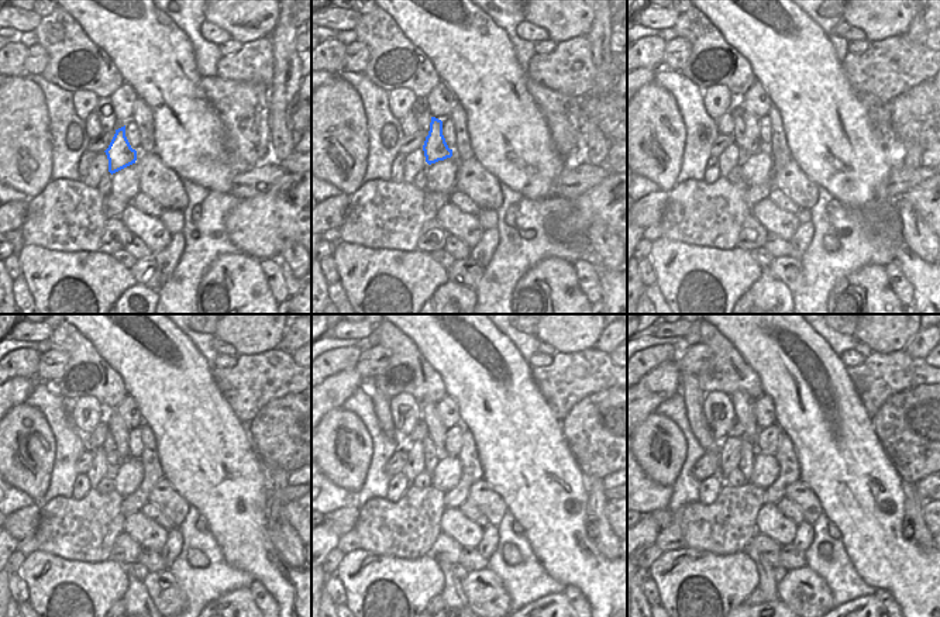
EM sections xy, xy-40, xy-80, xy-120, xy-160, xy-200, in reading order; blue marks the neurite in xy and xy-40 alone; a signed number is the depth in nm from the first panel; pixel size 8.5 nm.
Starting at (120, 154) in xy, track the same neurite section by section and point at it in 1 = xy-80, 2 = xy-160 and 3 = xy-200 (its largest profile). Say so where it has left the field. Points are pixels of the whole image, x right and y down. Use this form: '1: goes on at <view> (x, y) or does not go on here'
1: goes on at xy-80 (753, 144)
2: goes on at xy-160 (429, 414)
3: goes on at xy-200 (744, 406)

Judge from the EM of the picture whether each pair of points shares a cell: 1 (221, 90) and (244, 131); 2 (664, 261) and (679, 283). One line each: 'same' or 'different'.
1: same
2: same

